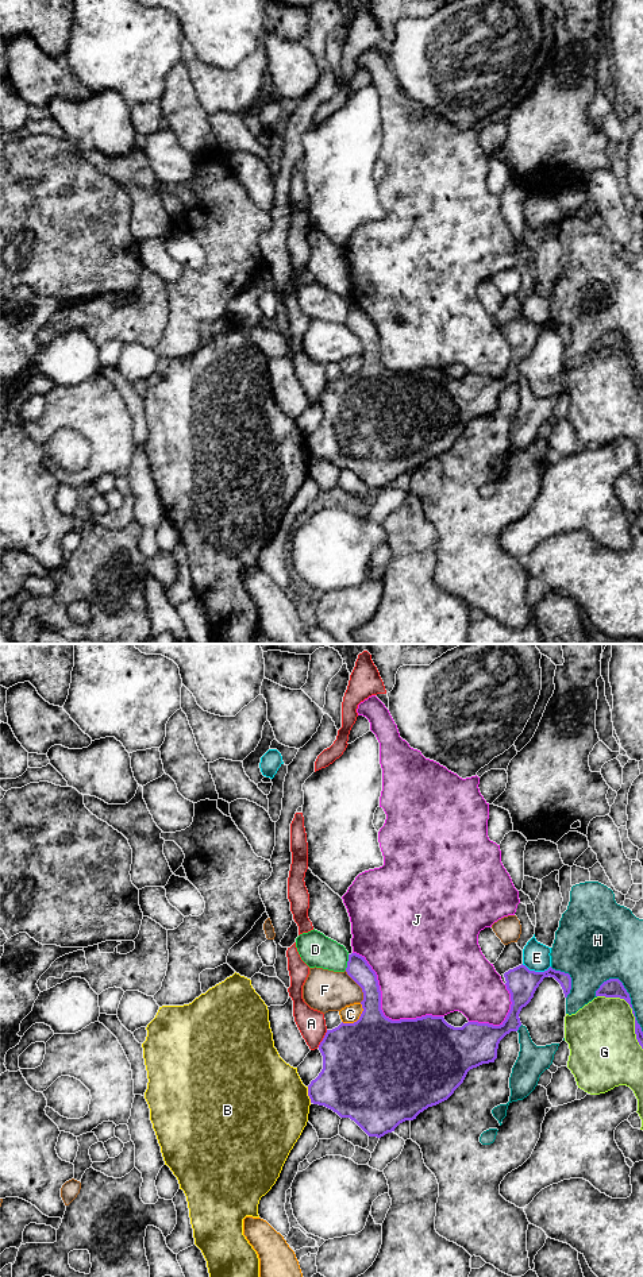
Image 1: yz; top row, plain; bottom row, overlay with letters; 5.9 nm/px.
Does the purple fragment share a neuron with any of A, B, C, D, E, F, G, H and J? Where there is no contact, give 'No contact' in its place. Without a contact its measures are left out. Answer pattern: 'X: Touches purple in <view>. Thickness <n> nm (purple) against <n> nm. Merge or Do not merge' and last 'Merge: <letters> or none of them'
A: Touches purple in yz. Thickness 440 nm (purple) against 160 nm. Do not merge
B: Touches purple in yz. Thickness 360 nm (purple) against 480 nm. Do not merge
C: Touches purple in yz. Thickness 480 nm (purple) against 110 nm. Do not merge
D: Touches purple in yz. Thickness 140 nm (purple) against 200 nm. Do not merge
E: Touches purple in yz. Thickness 190 nm (purple) against 160 nm. Do not merge
F: Touches purple in yz. Thickness 180 nm (purple) against 240 nm. Do not merge
G: Touches purple in yz. Thickness 110 nm (purple) against 400 nm. Do not merge
H: Touches purple in yz. Thickness 110 nm (purple) against 240 nm. Do not merge
J: Touches purple in yz. Thickness 420 nm (purple) against 420 nm. Do not merge
Merge: none of them

